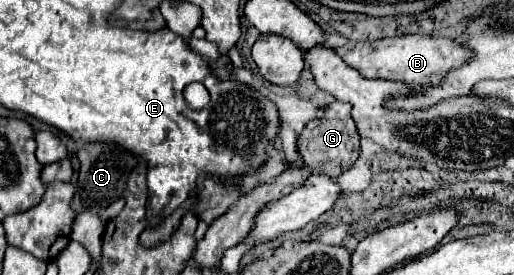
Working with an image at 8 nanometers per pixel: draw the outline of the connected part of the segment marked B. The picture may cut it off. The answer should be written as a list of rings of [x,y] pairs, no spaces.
[[[405,35],[405,37],[391,37],[373,43],[349,41],[343,49],[335,49],[335,51],[351,67],[359,69],[363,77],[399,81],[415,87],[439,85],[449,71],[465,65],[473,55],[471,49],[461,45],[459,41],[447,37],[429,37],[429,35]]]

